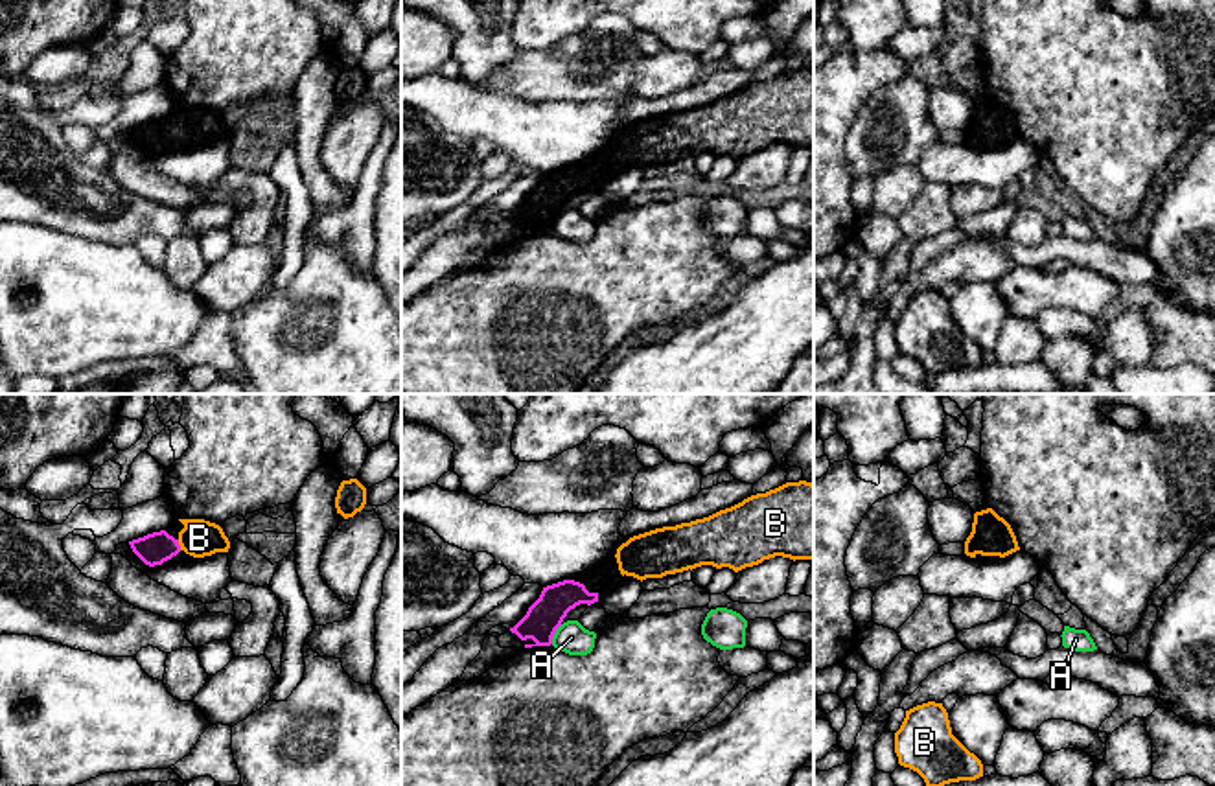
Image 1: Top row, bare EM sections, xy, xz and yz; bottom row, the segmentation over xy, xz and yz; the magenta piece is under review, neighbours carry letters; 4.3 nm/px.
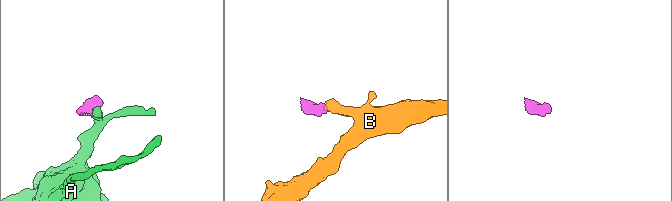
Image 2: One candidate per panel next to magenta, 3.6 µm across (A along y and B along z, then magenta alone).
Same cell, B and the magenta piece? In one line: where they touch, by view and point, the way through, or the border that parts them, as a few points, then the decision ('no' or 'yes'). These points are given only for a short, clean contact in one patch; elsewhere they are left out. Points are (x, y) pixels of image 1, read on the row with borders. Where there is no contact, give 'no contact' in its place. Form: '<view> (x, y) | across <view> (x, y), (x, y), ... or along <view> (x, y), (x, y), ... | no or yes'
xy (179, 545) | across xy (153, 549), (179, 545), (199, 538) | yes

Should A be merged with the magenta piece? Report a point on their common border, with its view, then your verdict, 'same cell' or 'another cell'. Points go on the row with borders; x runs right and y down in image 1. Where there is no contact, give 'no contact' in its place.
xz (555, 632) | another cell

